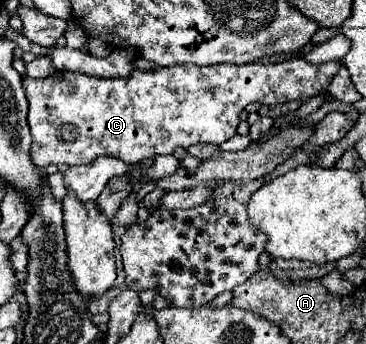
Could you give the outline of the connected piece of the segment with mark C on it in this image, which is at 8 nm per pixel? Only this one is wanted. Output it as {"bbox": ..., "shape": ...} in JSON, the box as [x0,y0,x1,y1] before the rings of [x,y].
{"bbox":[23,57,343,169],"shape":[[[301,57],[275,63],[275,65],[171,65],[157,71],[135,71],[129,77],[105,79],[85,73],[57,71],[45,79],[23,77],[23,87],[29,101],[29,127],[31,127],[31,159],[39,169],[47,165],[89,165],[99,155],[113,155],[125,163],[141,163],[155,155],[173,153],[175,147],[191,147],[197,143],[221,145],[235,135],[239,125],[239,113],[249,103],[279,105],[287,101],[307,101],[315,95],[327,93],[331,77],[339,73],[343,61],[311,65]]]}

